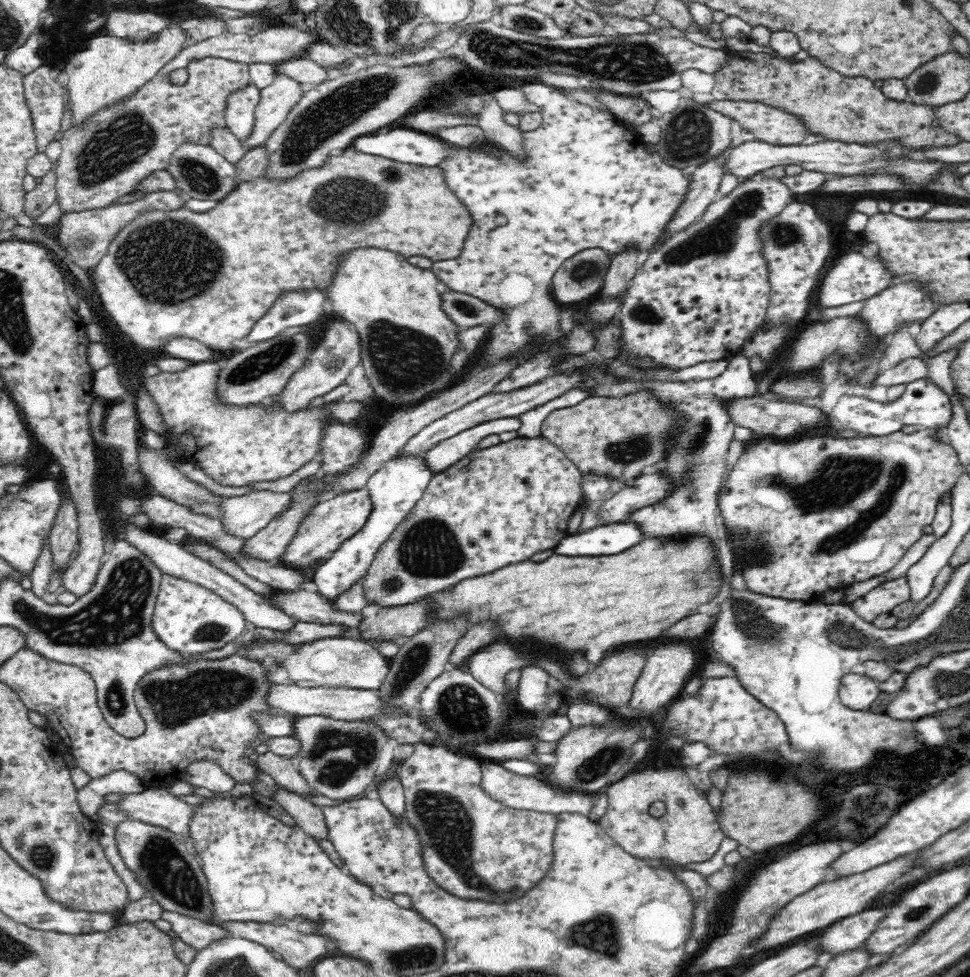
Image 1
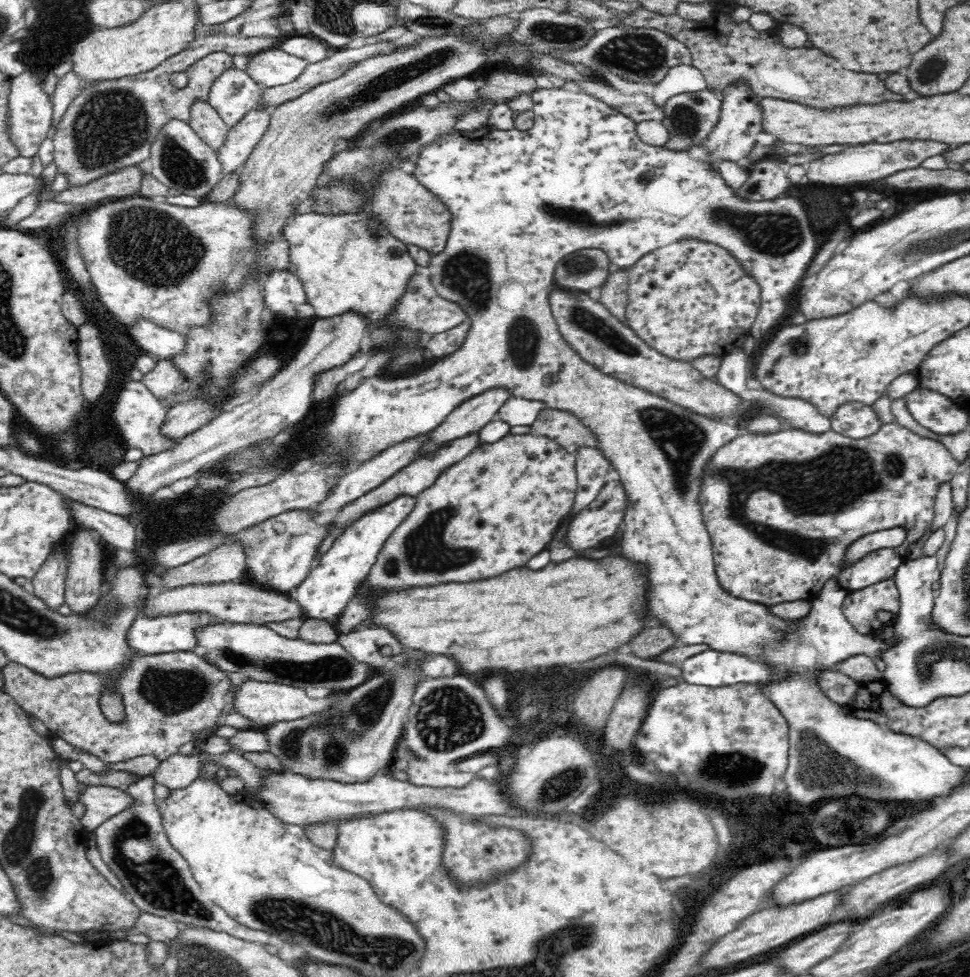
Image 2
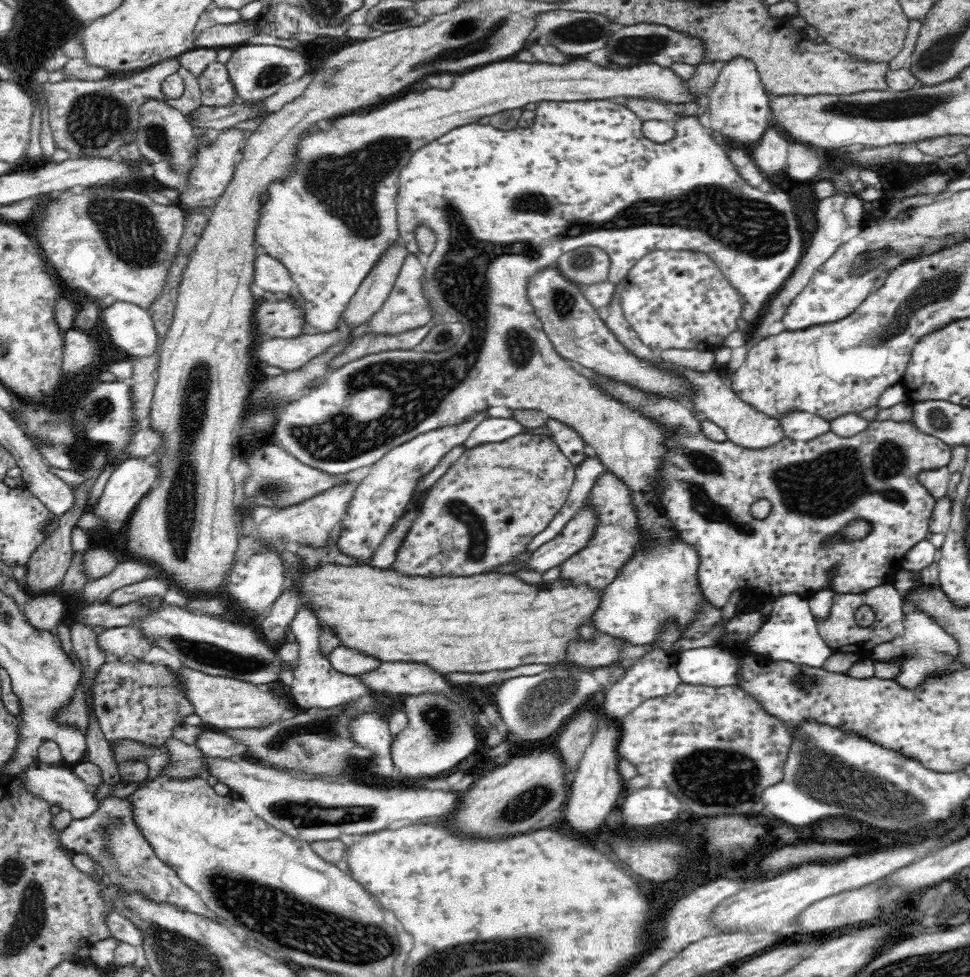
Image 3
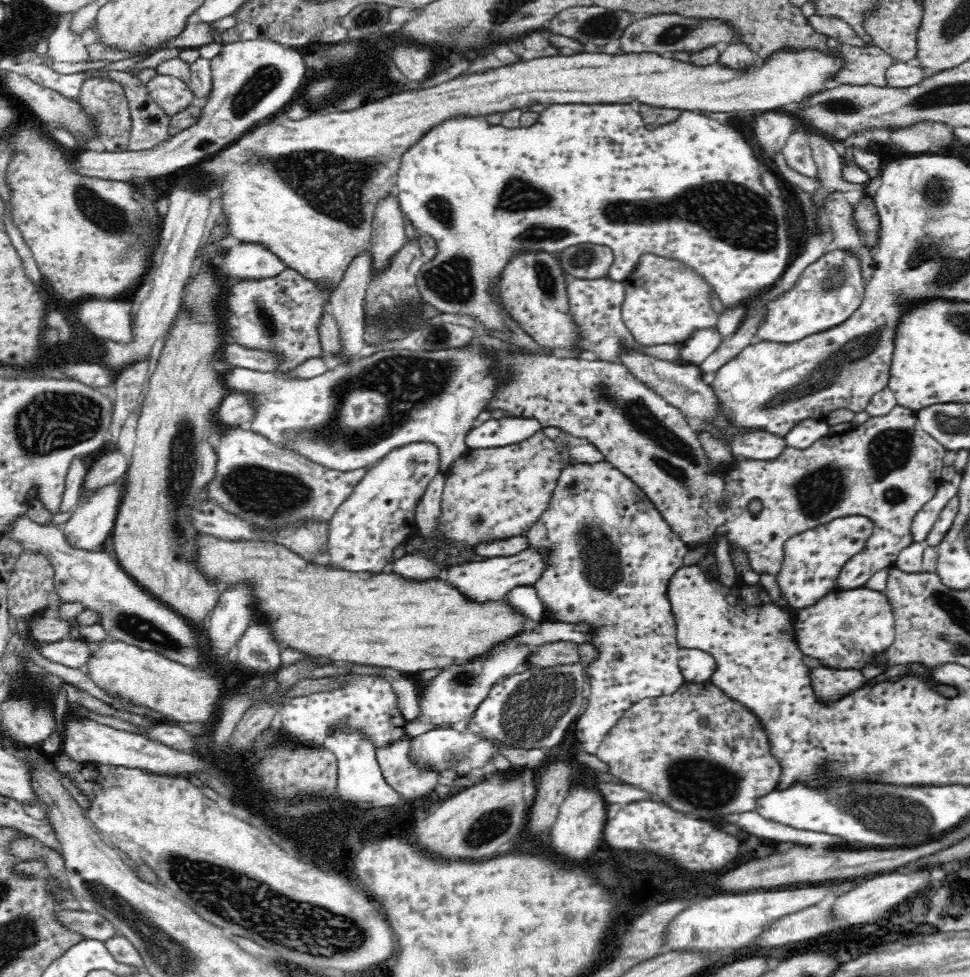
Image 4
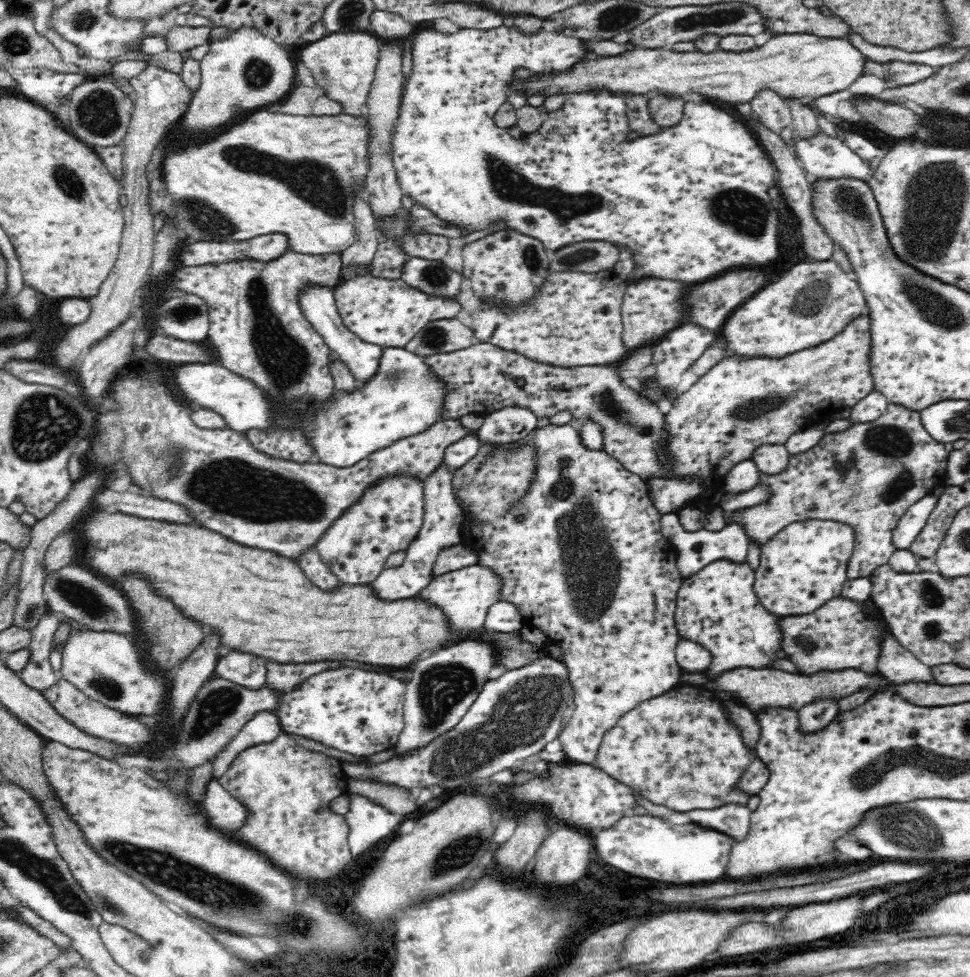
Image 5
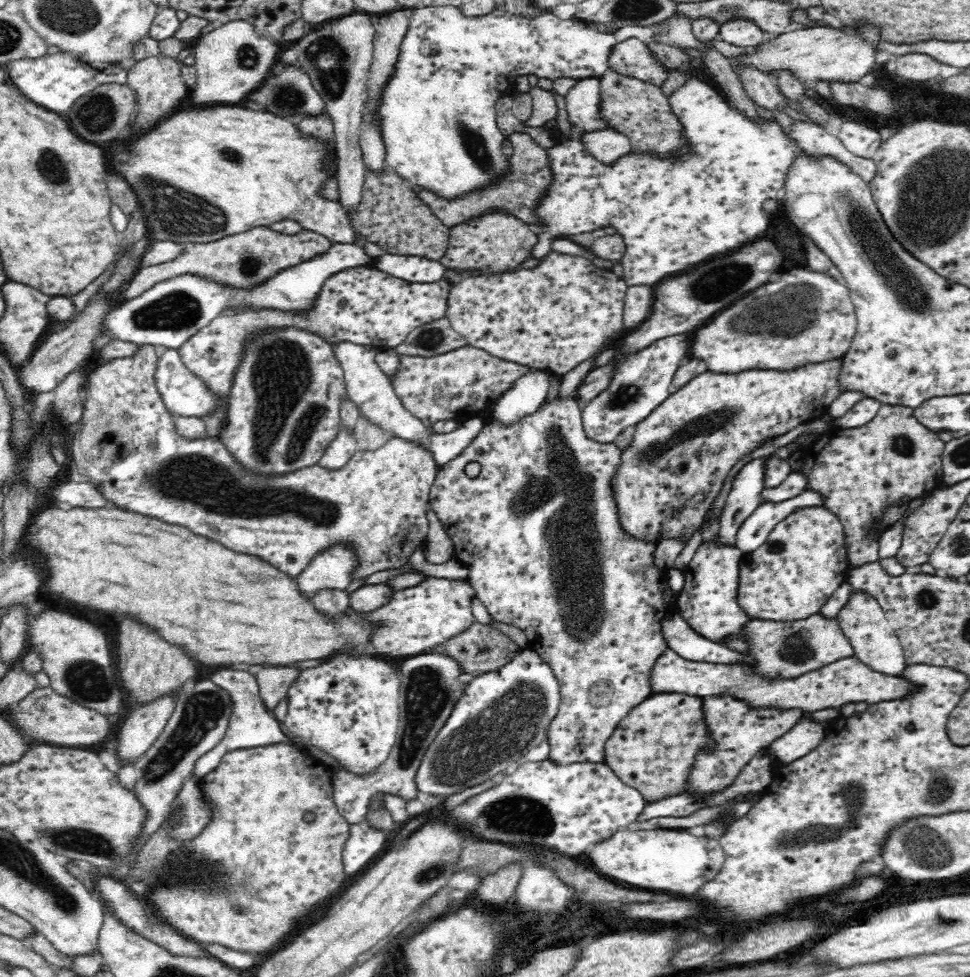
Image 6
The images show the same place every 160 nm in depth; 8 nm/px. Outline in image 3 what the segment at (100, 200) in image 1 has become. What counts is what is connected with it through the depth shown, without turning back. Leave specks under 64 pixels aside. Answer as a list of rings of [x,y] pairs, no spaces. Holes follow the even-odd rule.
[[[195,45],[190,51],[162,60],[129,76],[106,76],[98,81],[64,79],[52,84],[47,81],[42,84],[42,88],[31,80],[26,87],[38,90],[38,94],[44,90],[48,122],[56,149],[66,150],[69,158],[118,159],[119,150],[124,145],[137,142],[141,106],[150,99],[164,103],[169,101],[161,92],[161,82],[169,74],[178,73],[180,67],[199,80],[208,65],[217,61],[217,50],[218,47],[202,49]]]

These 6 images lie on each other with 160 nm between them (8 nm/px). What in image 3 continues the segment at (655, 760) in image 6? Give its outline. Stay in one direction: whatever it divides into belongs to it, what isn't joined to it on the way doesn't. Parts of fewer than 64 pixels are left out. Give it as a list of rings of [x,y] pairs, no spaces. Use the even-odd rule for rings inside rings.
[[[682,682],[674,692],[648,699],[622,718],[622,731],[620,758],[632,762],[642,776],[664,782],[687,812],[700,816],[752,812],[754,804],[760,804],[762,793],[783,780],[793,737],[780,720],[765,713],[760,702],[738,684],[711,687]]]

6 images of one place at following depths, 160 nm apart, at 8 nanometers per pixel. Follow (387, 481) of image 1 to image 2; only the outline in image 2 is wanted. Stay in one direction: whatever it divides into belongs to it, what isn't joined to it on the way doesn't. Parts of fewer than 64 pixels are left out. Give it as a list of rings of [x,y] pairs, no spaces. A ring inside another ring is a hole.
[[[400,494],[392,502],[378,506],[348,524],[336,537],[334,544],[318,558],[308,576],[296,587],[295,599],[303,608],[304,620],[308,618],[332,620],[334,616],[340,615],[353,597],[358,584],[366,581],[366,576],[377,561],[382,545],[408,516],[414,505],[414,496]]]

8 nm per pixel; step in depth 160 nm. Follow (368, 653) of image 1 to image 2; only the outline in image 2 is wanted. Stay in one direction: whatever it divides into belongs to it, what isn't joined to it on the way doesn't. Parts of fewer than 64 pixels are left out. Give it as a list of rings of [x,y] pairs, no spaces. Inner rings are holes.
[[[205,624],[197,628],[193,636],[197,637],[194,652],[198,656],[206,657],[225,673],[244,674],[260,682],[277,682],[300,689],[329,688],[331,691],[348,692],[376,674],[369,664],[358,662],[338,641],[314,644],[301,638],[286,638],[264,625]]]

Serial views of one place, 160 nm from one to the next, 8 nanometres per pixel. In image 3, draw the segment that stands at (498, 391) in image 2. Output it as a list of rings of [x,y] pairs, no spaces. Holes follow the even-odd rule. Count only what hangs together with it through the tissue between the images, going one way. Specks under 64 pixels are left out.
[[[487,410],[472,412],[464,422],[419,434],[412,440],[393,448],[375,462],[369,474],[359,482],[350,501],[346,516],[341,522],[343,529],[337,538],[337,550],[366,562],[374,554],[378,544],[384,540],[390,526],[405,514],[408,502],[413,500],[416,480],[428,474],[428,471],[432,470],[452,448],[464,445],[473,428],[486,418],[488,418]]]

